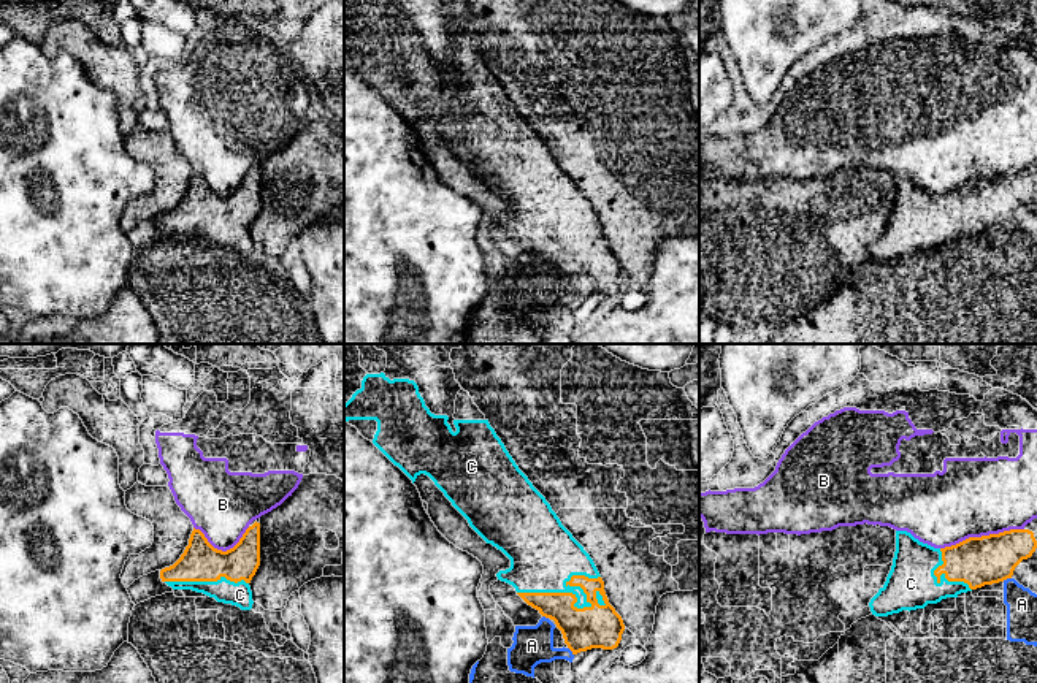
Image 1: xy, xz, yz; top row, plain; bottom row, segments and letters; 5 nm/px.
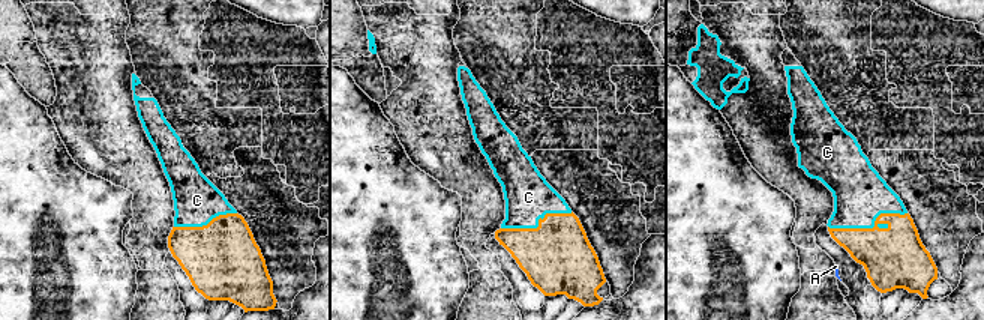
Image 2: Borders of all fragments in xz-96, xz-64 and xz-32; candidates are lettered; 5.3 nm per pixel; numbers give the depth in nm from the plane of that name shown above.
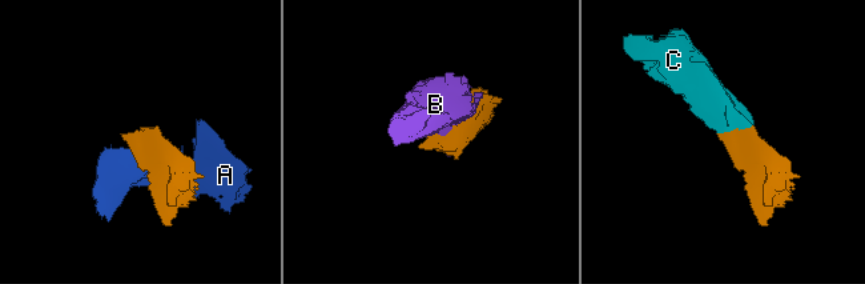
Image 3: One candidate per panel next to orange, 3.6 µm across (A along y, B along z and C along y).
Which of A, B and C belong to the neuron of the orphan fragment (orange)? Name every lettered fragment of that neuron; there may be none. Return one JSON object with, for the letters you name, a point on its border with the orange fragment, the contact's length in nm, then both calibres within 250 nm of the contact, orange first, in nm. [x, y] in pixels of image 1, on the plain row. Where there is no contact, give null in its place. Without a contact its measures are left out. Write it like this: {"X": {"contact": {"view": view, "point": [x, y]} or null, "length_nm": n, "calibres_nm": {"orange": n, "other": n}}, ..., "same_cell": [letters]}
{"C": {"contact": {"view": "xz", "point": [581, 254]}, "length_nm": 440, "calibres_nm": {"orange": 220, "other": 200}}, "same_cell": ["C"]}

